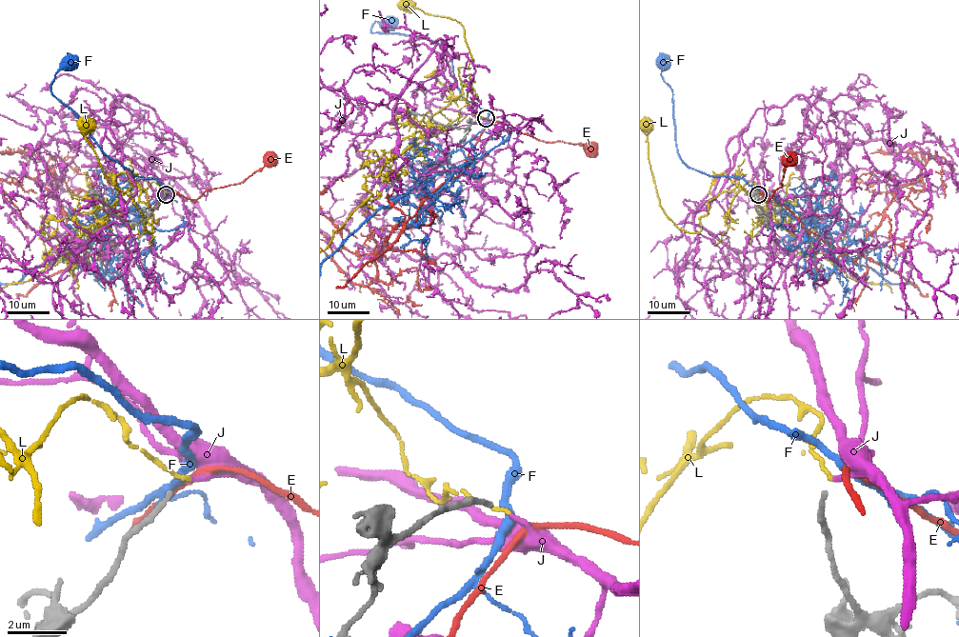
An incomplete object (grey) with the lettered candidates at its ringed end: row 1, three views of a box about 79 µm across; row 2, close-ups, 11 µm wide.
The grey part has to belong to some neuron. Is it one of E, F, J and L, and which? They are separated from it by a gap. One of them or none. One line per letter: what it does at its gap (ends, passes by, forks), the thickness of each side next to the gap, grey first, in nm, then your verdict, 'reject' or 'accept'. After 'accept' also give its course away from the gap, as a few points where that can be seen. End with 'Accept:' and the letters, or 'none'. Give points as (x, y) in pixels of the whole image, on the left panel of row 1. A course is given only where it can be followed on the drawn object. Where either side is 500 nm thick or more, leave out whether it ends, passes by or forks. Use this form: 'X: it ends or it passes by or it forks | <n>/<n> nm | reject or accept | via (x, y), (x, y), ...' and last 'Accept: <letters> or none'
E: it passes by | 160/220 nm | reject
F: it passes by | 160/280 nm | reject
J: it ends | 160/160 nm | accept | via (169, 192), (105, 136), (125, 213), (72, 249), (40, 149), (59, 140), (169, 176)
L: it ends | 160/130 nm | reject
Accept: J

